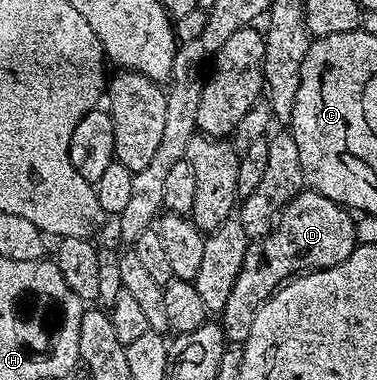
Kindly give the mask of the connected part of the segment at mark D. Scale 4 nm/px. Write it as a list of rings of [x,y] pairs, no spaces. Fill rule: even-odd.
[[[303,190],[291,198],[271,234],[262,240],[252,241],[243,258],[239,278],[235,278],[235,286],[231,286],[231,295],[227,297],[227,306],[223,306],[219,314],[226,341],[233,346],[244,345],[255,323],[255,314],[283,282],[306,272],[339,266],[351,258],[357,246],[357,220],[350,209],[312,190]]]

